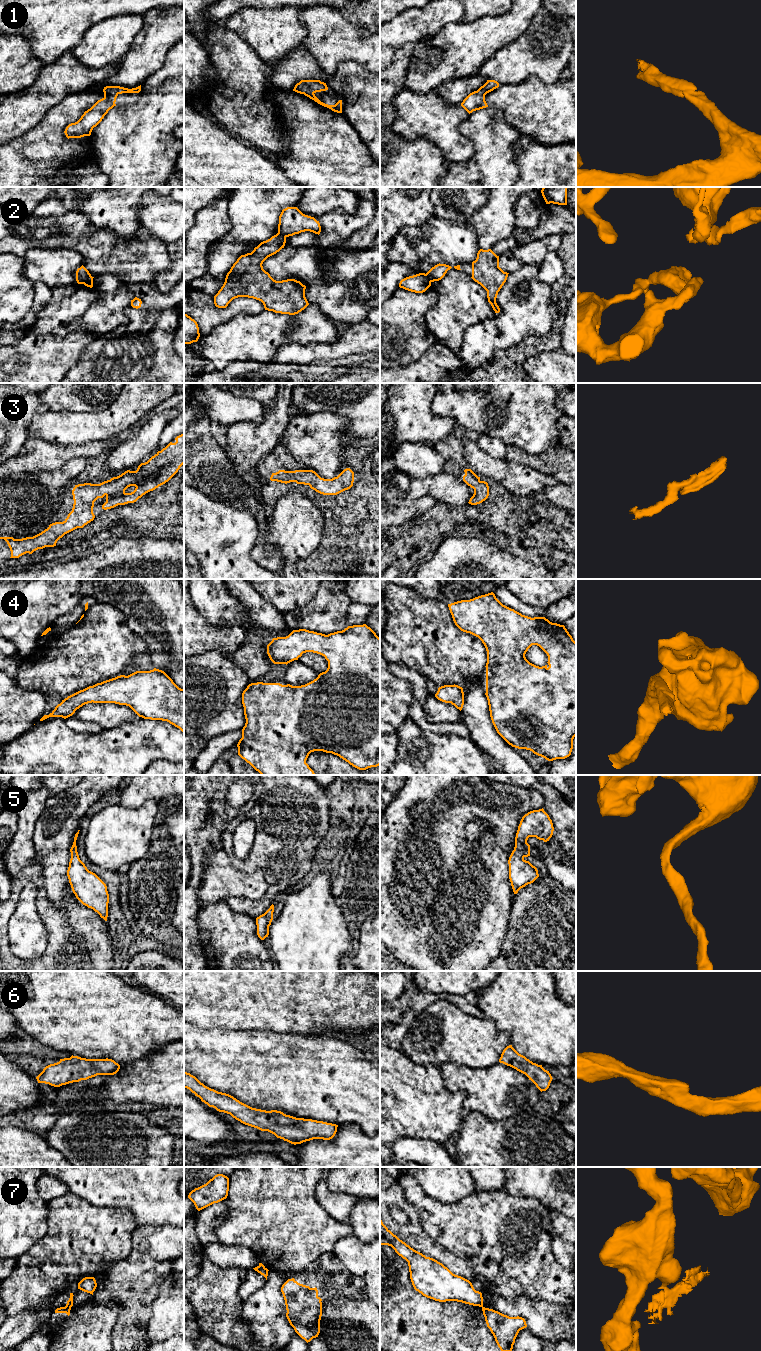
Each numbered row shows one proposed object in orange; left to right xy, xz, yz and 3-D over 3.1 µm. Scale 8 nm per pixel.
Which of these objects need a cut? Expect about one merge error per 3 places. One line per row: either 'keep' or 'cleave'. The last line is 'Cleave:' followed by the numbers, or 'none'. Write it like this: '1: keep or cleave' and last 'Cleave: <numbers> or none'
1: keep
2: cleave
3: keep
4: keep
5: keep
6: keep
7: cleave
Cleave: 2, 7

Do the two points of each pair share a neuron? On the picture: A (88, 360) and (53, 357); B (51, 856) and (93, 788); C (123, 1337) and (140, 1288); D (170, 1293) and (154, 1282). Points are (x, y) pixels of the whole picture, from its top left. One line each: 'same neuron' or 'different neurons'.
A: different neurons
B: same neuron
C: same neuron
D: different neurons

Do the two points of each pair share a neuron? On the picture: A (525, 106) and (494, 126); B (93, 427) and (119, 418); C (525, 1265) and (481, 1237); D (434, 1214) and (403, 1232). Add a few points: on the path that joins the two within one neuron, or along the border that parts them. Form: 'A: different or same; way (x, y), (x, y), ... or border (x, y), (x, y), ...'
A: different; border (488, 105), (497, 107), (504, 119), (521, 134)
B: same; way (99, 424), (109, 423), (113, 420)
C: same; way (514, 1256), (492, 1237)
D: different; border (407, 1201), (416, 1210), (422, 1229), (434, 1240)

